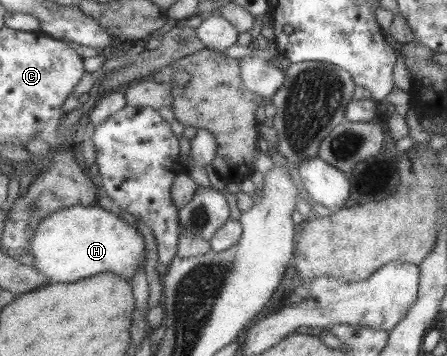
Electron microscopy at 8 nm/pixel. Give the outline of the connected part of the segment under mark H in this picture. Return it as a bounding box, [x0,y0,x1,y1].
[29,204,145,283]

